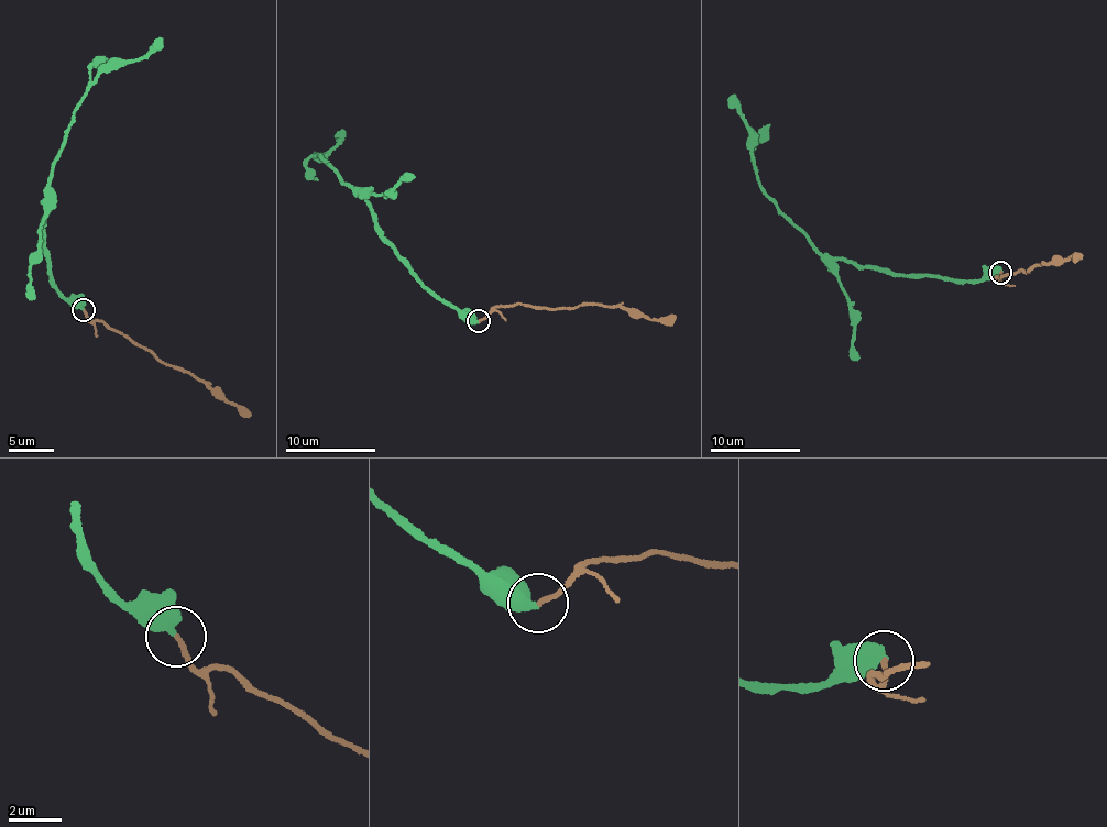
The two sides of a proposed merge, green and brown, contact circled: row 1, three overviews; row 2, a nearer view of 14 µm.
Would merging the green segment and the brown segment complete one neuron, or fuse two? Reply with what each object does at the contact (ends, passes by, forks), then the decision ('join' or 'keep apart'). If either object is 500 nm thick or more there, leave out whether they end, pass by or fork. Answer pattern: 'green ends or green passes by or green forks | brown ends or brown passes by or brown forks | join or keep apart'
join

